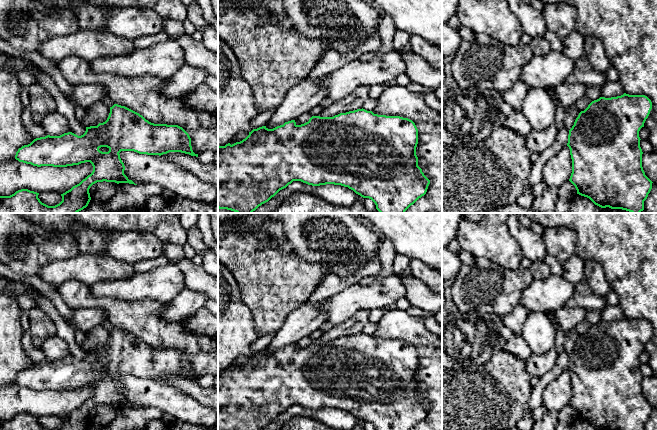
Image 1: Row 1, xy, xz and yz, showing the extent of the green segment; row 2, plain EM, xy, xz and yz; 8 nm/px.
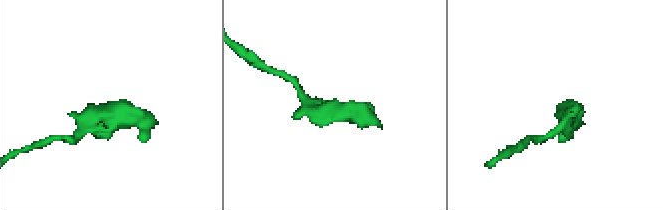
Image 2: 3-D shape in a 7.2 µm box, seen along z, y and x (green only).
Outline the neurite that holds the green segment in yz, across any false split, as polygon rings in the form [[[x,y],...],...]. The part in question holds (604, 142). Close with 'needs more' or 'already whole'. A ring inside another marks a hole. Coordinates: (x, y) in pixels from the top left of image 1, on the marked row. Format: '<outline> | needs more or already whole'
[[[629,95],[592,101],[581,111],[569,130],[567,146],[572,159],[572,173],[569,181],[575,186],[577,194],[589,198],[595,205],[611,209],[622,209],[631,213],[644,210],[644,201],[652,189],[652,181],[645,175],[642,167],[642,149],[639,131],[644,127],[652,109],[651,100],[645,95]]] | already whole

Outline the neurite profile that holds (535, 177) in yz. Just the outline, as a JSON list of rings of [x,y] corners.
[[[563,126],[559,129],[554,143],[542,152],[538,159],[532,163],[528,179],[529,186],[534,186],[543,181],[542,173],[546,162],[567,145],[568,135],[569,131]]]

